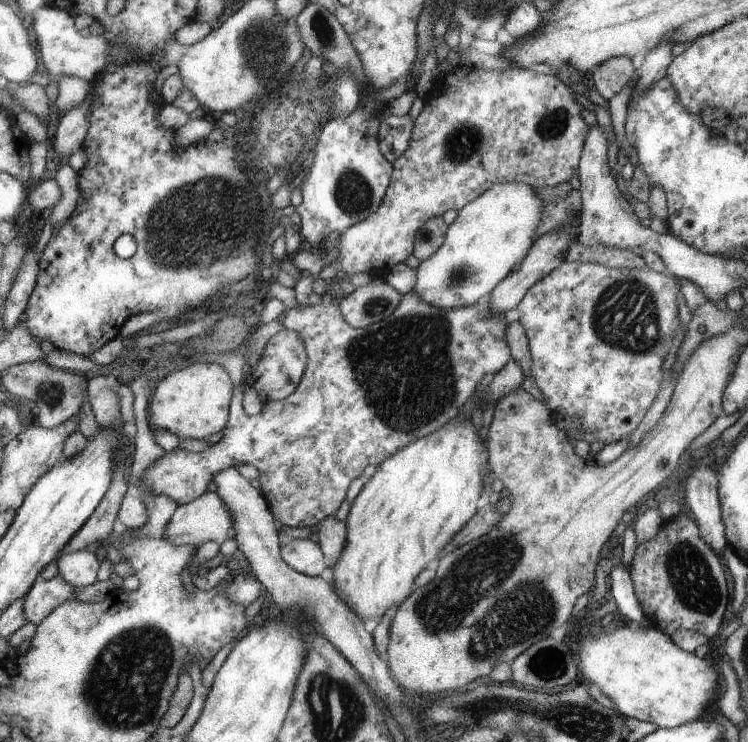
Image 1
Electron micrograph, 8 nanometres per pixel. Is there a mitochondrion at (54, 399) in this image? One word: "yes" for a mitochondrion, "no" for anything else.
no

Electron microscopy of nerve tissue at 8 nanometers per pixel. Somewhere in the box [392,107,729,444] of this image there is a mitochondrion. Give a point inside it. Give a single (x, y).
(626, 316)

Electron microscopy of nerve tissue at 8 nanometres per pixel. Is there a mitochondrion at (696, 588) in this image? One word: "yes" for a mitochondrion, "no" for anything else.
yes

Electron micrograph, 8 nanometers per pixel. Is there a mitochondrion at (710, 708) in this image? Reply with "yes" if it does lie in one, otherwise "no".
no

